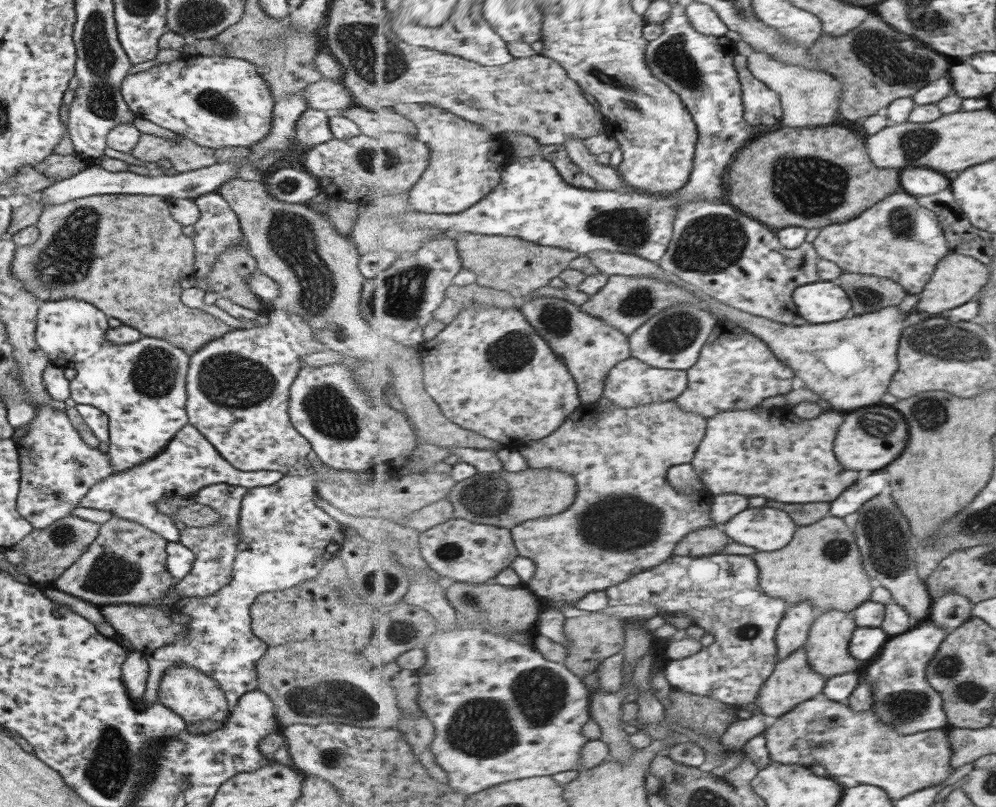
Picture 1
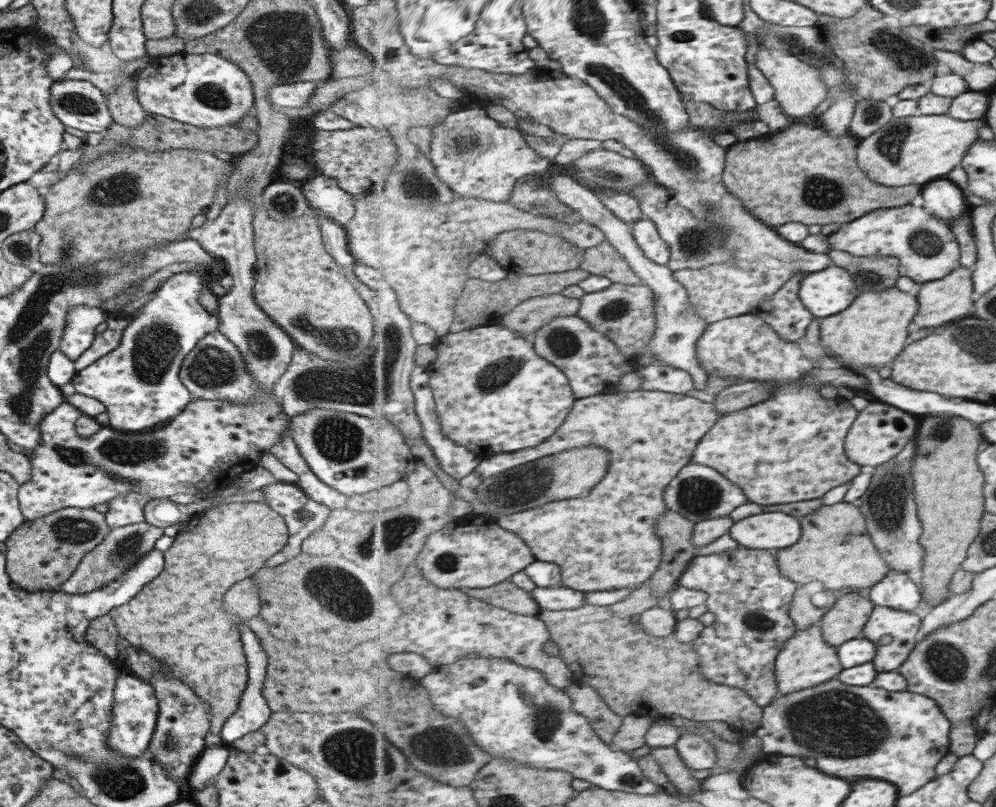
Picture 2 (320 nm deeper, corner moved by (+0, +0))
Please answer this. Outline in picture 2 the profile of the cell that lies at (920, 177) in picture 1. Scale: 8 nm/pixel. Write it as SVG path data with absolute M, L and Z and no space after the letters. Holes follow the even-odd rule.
M936 179L923 186L923 206L943 222L952 222L972 210L965 192L952 180Z

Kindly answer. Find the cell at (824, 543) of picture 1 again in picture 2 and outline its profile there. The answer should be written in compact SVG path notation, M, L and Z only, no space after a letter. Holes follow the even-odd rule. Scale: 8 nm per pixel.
M855 504L823 506L803 518L803 540L795 548L779 552L779 566L783 574L797 584L821 582L833 591L840 588L870 590L891 570L877 546L873 544L867 526L868 518Z

